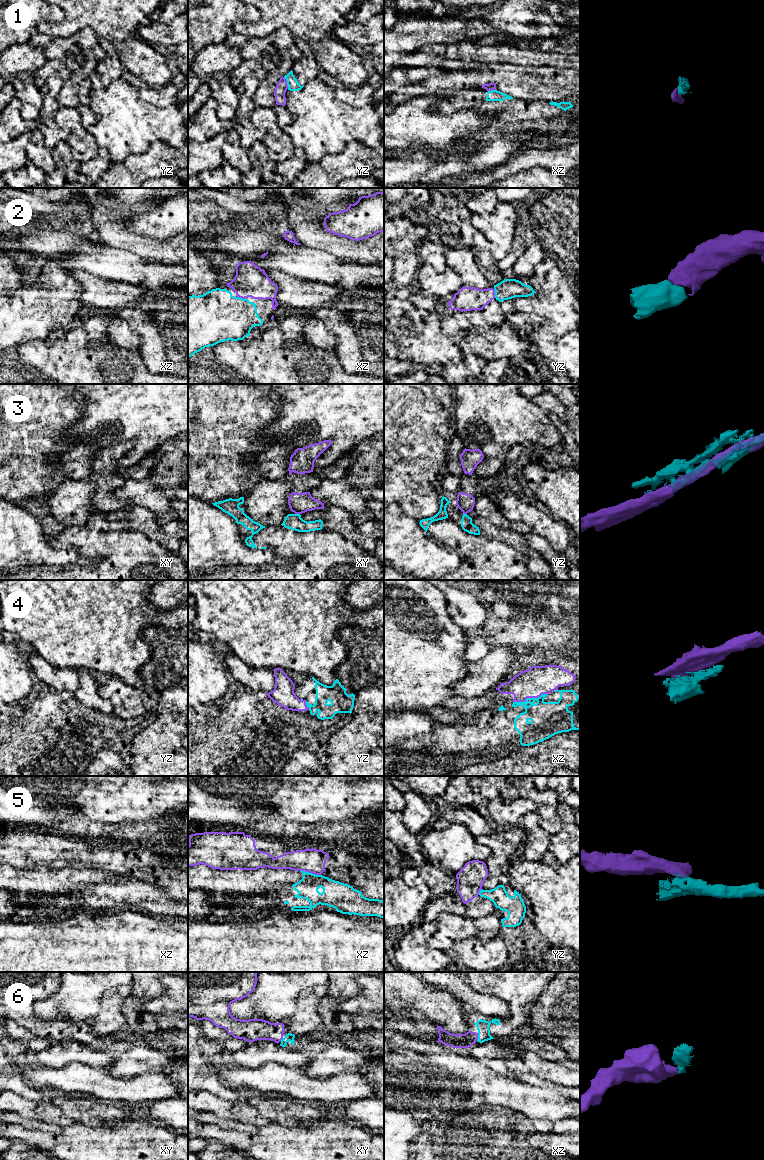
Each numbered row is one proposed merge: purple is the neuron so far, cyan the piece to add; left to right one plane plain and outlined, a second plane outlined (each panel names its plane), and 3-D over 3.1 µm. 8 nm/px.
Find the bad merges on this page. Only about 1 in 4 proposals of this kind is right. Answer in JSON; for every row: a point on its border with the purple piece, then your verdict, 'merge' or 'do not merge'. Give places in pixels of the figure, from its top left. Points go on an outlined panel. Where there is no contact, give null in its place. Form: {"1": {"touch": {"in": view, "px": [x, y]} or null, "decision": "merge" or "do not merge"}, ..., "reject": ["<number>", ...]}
{"1": {"touch": {"in": "yz", "px": [286, 83]}, "decision": "do not merge"}, "2": {"touch": {"in": "xz", "px": [241, 297]}, "decision": "merge"}, "3": {"touch": {"in": "xy", "px": [297, 513]}, "decision": "do not merge"}, "4": {"touch": {"in": "xz", "px": [530, 697]}, "decision": "do not merge"}, "5": {"touch": {"in": "xz", "px": [310, 872]}, "decision": "do not merge"}, "6": {"touch": {"in": "xz", "px": [477, 1036]}, "decision": "merge"}, "reject": ["1", "3", "4", "5"]}

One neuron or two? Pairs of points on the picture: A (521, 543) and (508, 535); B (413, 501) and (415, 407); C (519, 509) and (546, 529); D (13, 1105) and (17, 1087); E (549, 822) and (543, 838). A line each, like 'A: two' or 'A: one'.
A: one
B: one
C: one
D: two
E: two

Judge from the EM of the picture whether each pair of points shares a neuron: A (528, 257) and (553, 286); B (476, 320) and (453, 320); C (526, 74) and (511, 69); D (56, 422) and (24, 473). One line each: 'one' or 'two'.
A: two
B: one
C: one
D: one

